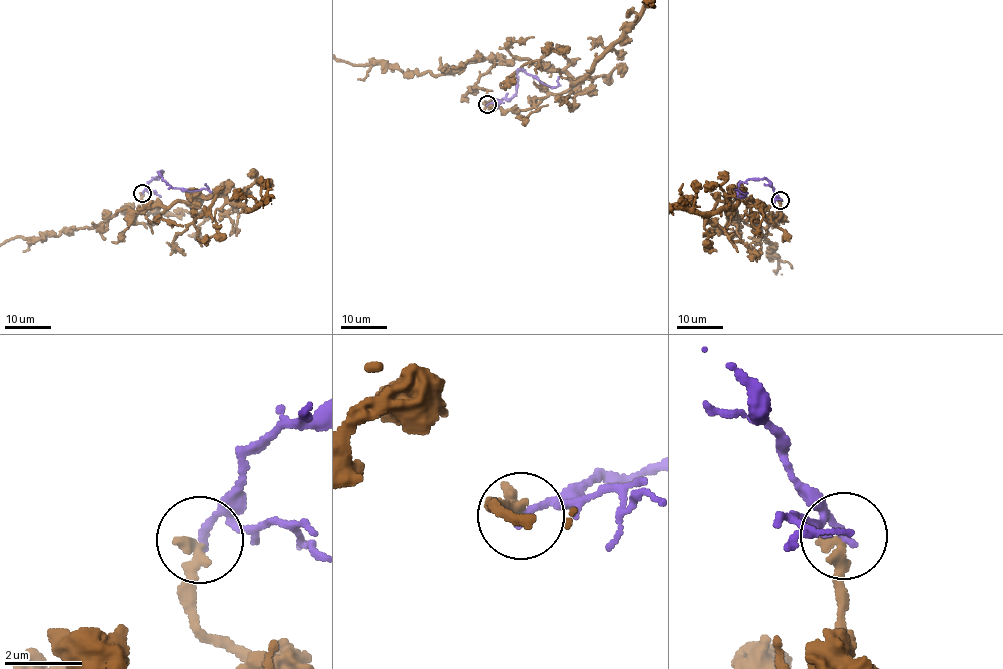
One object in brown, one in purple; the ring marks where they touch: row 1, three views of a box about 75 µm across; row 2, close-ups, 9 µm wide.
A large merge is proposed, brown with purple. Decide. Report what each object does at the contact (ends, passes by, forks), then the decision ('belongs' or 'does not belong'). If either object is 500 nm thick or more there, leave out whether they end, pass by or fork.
brown ends there; purple ends there; does not belong

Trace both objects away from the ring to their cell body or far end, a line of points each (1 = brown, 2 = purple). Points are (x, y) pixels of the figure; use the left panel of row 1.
1: (143, 193), (168, 214), (197, 213), (209, 195), (250, 208), (273, 203)
2: (143, 192), (161, 172), (159, 171), (173, 187), (207, 189), (206, 183)

